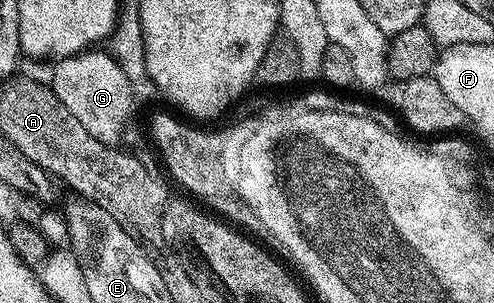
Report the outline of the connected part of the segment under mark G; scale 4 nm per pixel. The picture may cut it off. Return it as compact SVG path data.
M87 49L57 60L53 67L52 86L56 97L68 105L68 113L72 113L72 117L76 117L76 121L80 121L80 125L84 125L84 129L101 143L117 144L130 119L134 95L130 92L132 82L116 60L105 50Z

